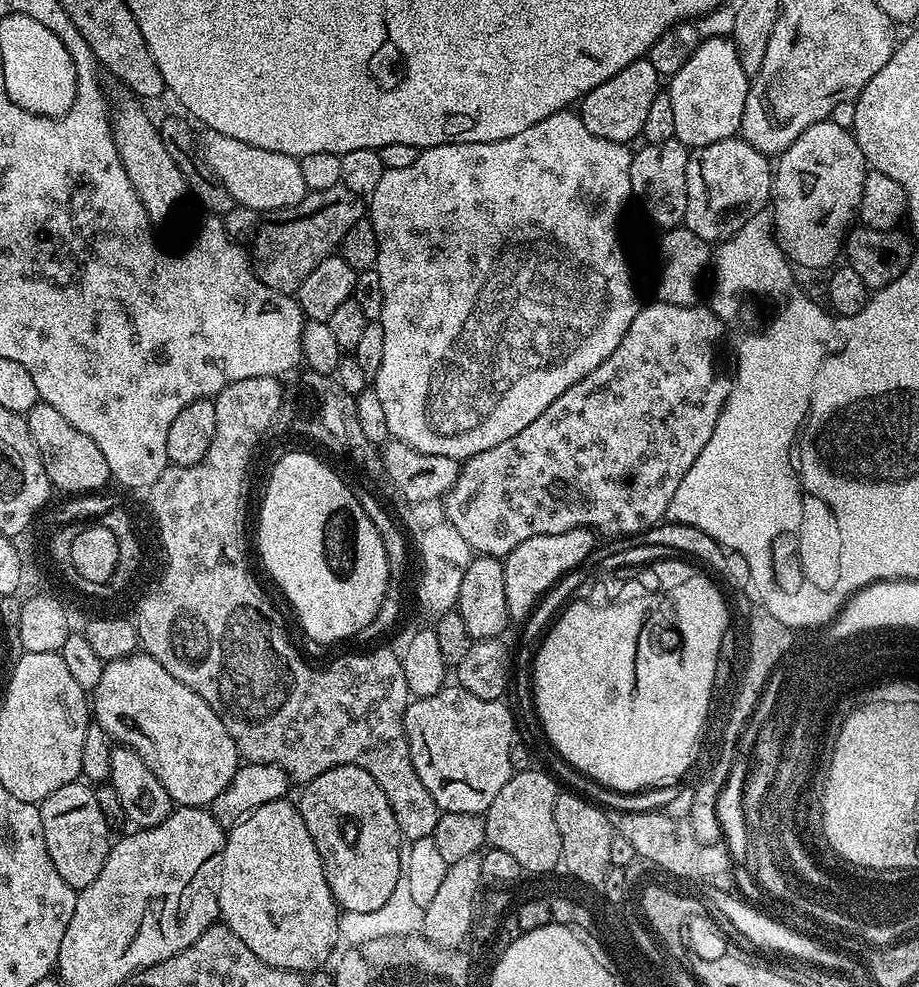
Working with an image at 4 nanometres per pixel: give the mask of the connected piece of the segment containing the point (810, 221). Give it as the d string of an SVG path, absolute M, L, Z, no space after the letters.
M830 118L810 126L788 149L779 153L774 164L770 207L776 243L793 265L827 269L837 263L836 255L841 255L844 237L860 207L865 171L864 155L856 137L849 129L838 126Z

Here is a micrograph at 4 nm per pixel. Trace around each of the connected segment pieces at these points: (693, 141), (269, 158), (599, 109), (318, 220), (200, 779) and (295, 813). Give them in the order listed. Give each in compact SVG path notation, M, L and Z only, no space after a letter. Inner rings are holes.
M729 37L701 39L689 60L677 73L670 76L666 84L666 91L674 109L675 139L683 142L689 150L733 139L740 131L749 83L750 78L742 70L742 62L738 62L736 48Z
M205 131L202 136L204 161L218 174L222 186L230 190L237 204L253 208L256 213L276 212L279 208L292 208L309 195L308 187L302 178L302 166L297 157L278 154L274 150L262 150L262 146L250 146L230 138L226 134Z
M641 58L630 62L626 70L618 70L618 74L602 82L602 86L590 90L579 101L578 115L590 134L606 138L610 142L628 144L635 136L637 139L643 133L646 114L661 90L662 76L648 58Z
M347 190L337 191L327 197L328 204L317 212L308 212L305 216L292 216L289 220L280 220L277 224L268 224L259 229L254 237L254 269L256 276L276 291L295 293L300 284L328 256L339 249L342 238L357 218L363 217L366 204ZM337 195L337 196L336 196ZM329 199L329 200L328 200Z
M147 654L105 663L90 700L90 712L117 745L133 748L150 766L176 806L210 806L226 790L242 760L220 715Z
M285 798L266 802L266 806L258 806L258 810L230 829L218 860L220 888L215 889L220 907L219 919L231 932L238 934L238 938L242 938L262 962L275 968L287 965L307 967L322 960L329 945L333 944L333 937L338 933L338 920L342 916L336 899L332 897L314 838L310 838L310 830L306 830L306 822L302 822L299 807L290 801Z

